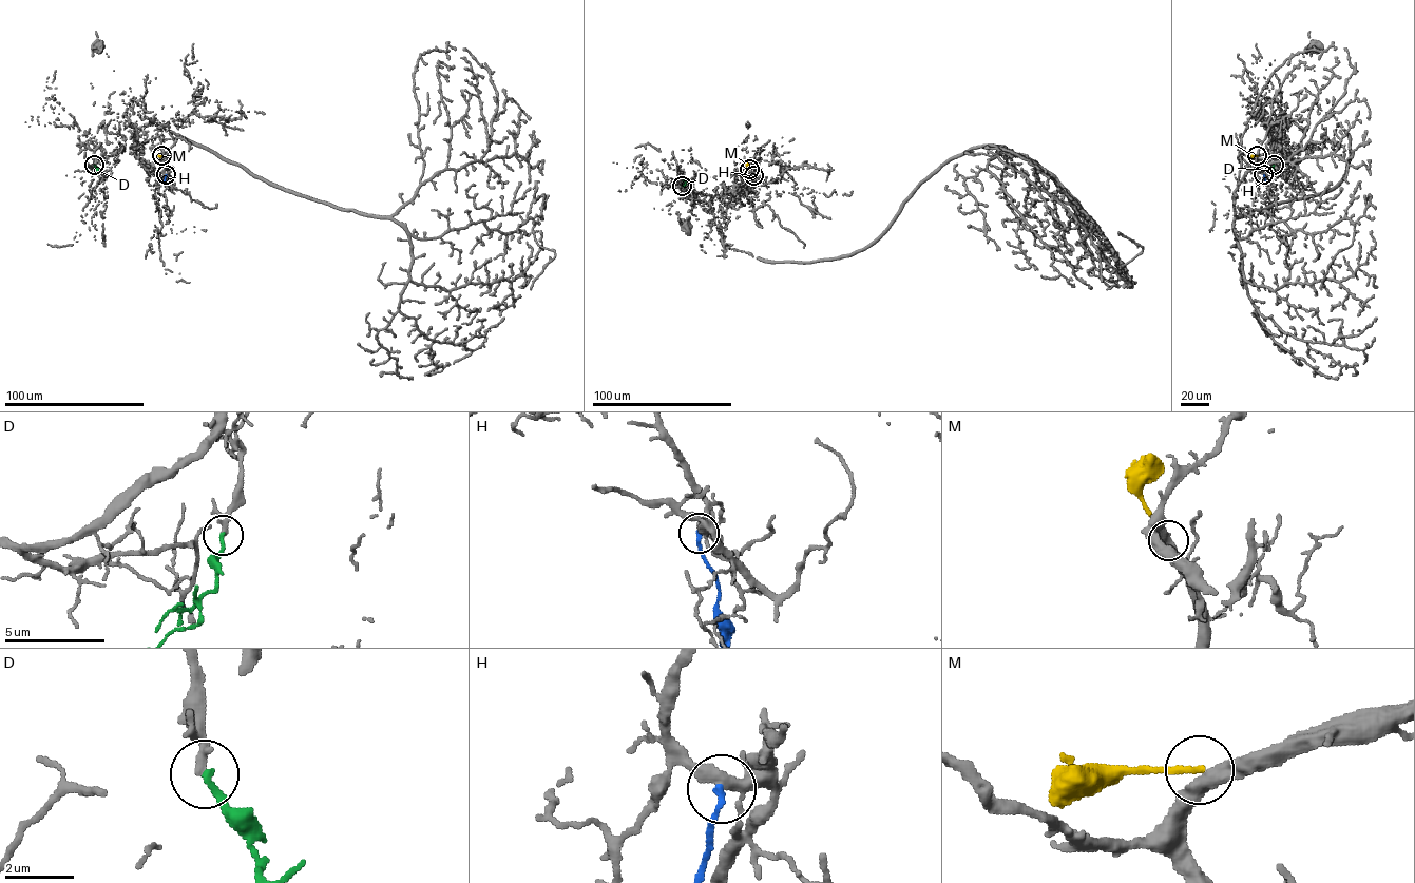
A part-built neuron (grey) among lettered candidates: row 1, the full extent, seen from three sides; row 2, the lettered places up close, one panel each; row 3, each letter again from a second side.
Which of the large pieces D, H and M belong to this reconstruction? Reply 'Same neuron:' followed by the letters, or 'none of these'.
Same neuron: D

